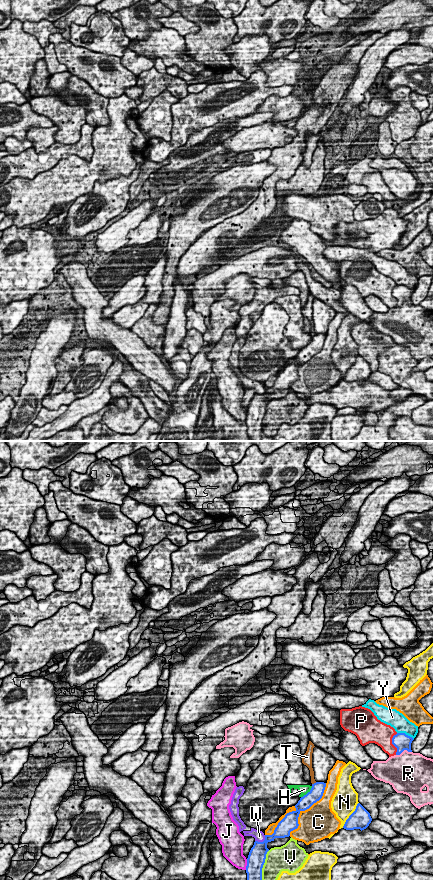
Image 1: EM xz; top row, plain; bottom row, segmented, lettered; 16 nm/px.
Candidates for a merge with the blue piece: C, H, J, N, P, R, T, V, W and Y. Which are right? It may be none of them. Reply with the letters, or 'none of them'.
none of them

